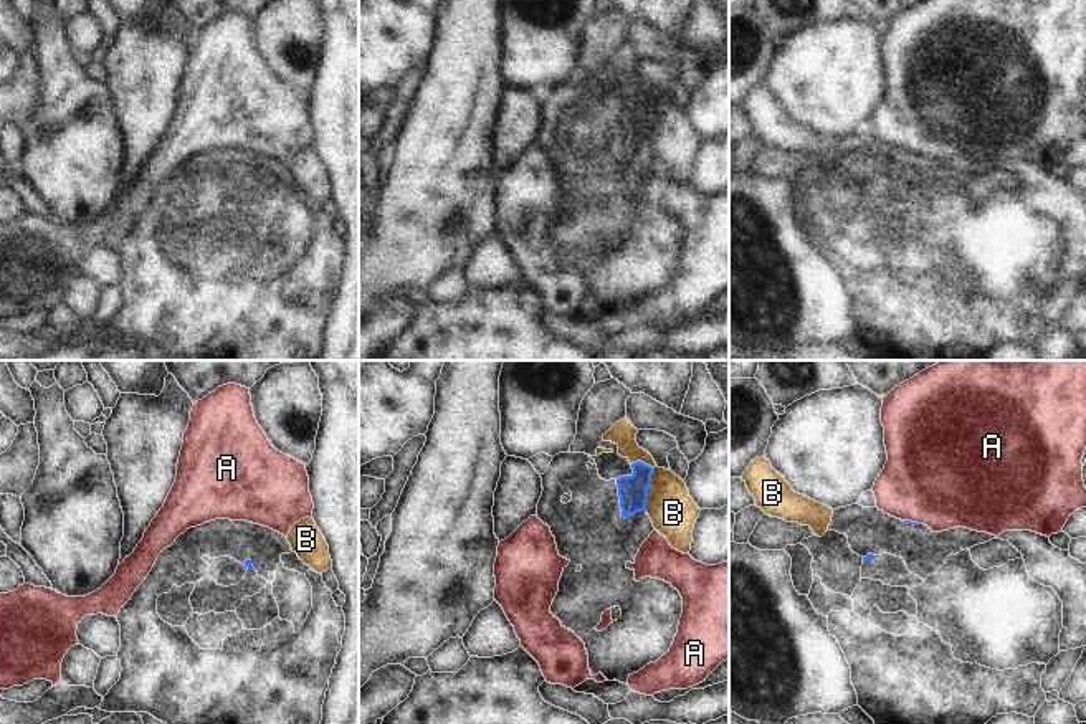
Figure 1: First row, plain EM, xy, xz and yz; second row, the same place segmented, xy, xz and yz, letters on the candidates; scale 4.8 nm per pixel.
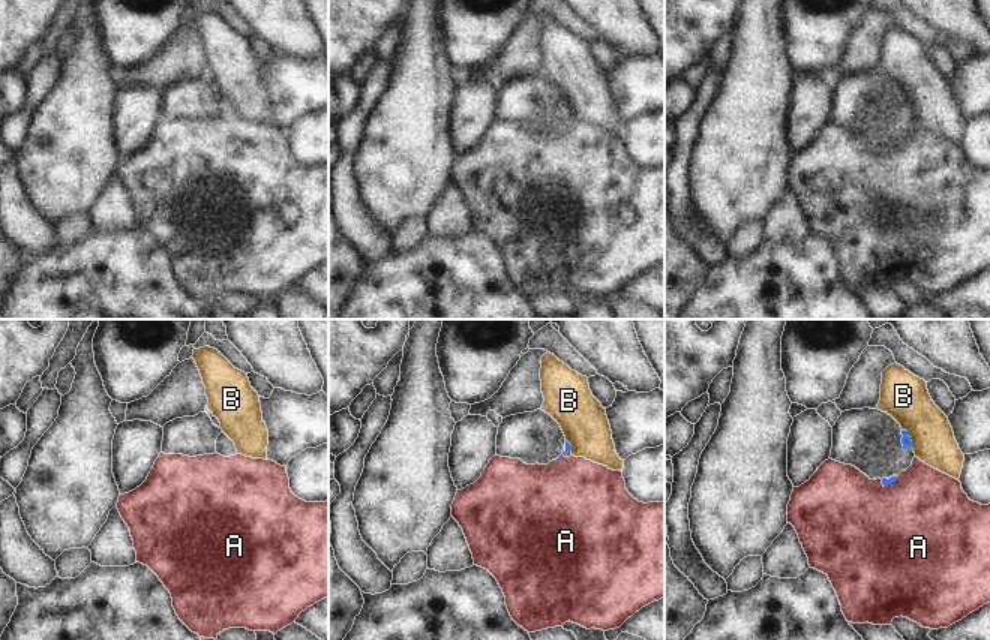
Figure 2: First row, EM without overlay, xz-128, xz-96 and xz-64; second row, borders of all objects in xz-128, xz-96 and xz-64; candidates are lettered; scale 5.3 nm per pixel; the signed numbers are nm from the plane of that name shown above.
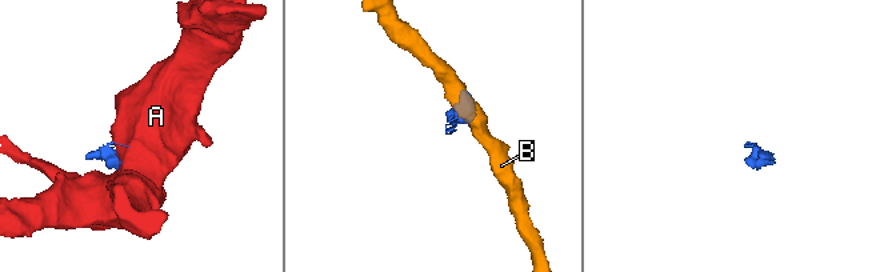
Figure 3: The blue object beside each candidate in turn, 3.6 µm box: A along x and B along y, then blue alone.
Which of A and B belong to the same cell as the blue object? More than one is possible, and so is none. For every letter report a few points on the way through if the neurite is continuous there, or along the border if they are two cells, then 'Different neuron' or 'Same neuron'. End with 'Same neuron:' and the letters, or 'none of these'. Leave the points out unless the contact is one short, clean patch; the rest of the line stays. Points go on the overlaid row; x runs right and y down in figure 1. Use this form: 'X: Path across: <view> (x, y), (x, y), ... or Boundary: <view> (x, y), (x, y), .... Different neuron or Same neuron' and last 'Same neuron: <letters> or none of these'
A: Boundary: yz (904, 519), (918, 524). Different neuron
B: Boundary: xz (637, 460), (653, 470), (645, 509). Different neuron
Same neuron: none of these

